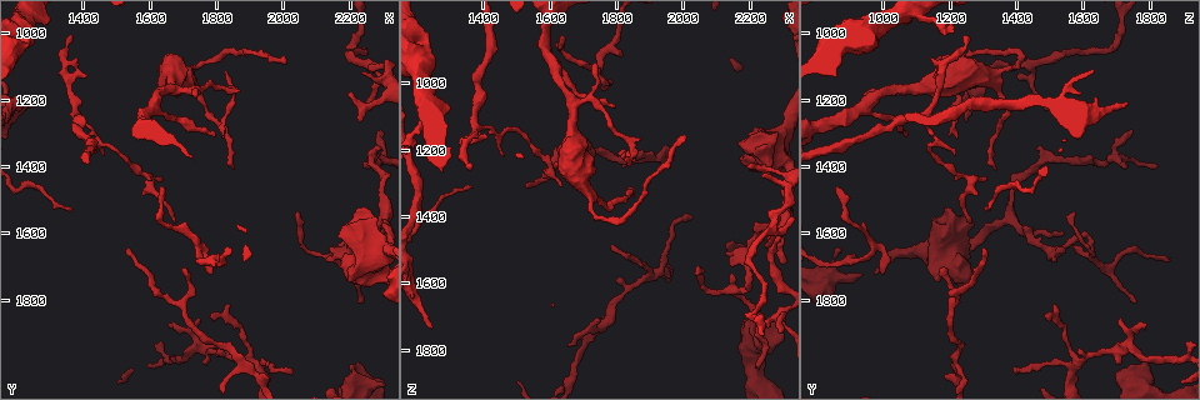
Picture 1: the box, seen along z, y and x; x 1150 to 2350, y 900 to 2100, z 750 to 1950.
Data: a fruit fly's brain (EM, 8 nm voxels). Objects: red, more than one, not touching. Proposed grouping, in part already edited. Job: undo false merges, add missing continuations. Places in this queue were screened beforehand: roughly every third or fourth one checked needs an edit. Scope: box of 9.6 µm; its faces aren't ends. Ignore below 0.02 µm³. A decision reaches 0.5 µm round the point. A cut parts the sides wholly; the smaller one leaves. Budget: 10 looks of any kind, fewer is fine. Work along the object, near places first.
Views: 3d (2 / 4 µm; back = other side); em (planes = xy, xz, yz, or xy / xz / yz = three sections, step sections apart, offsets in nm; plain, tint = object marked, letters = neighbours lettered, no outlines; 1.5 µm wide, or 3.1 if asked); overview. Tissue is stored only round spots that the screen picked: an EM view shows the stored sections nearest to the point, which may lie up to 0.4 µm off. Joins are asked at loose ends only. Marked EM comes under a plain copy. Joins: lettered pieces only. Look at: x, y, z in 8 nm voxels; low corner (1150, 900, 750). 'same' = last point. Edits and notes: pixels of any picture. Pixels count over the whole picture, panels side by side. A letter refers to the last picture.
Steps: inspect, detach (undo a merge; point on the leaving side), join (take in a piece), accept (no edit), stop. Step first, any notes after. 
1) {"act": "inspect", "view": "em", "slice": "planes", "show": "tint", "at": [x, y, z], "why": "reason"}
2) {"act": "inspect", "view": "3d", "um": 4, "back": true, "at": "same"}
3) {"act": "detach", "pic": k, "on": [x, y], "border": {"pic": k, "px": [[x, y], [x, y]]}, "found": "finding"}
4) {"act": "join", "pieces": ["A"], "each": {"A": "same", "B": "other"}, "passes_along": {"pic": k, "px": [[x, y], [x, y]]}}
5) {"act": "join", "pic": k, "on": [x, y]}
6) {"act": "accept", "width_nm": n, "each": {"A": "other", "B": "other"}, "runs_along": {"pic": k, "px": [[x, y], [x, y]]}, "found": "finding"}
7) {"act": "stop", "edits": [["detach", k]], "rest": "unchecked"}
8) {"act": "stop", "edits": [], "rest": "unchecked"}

{"act": "inspect", "view": "em", "slice": "planes", "show": "letters", "at": [1790, 1710, 1000], "why": "branch stops here"}

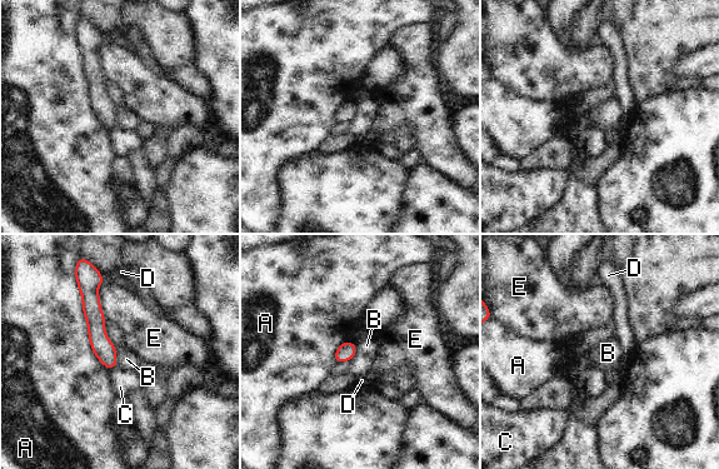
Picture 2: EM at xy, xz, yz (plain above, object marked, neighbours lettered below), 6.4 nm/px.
{"act": "accept", "longest_contact_nm": ["A", 650], "each": {"A": "other", "B": "other", "C": "other", "D": "other", "E": "other"}, "border": {"pic": 2, "px": [[355, 342], [355, 355], [349, 363]]}, "found": "none of them fits"}

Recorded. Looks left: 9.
{"act": "inspect", "view": "3d", "um": 2, "at": [2260, 1570, 1270], "why": "stops while still wide"}

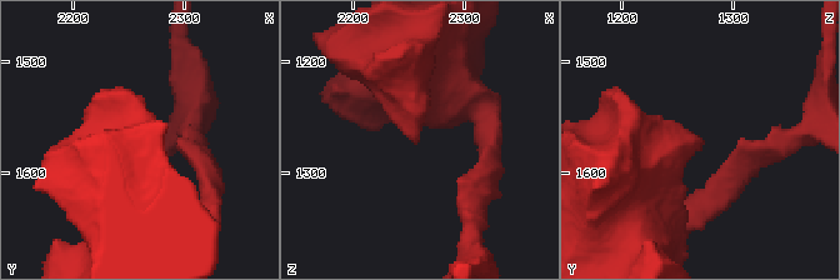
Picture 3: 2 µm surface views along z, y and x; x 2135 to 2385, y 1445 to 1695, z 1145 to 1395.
{"act": "inspect", "view": "em", "slice": "planes", "show": "letters", "at": [2256, 1568, 1270], "why": "shape alone is not enough"}

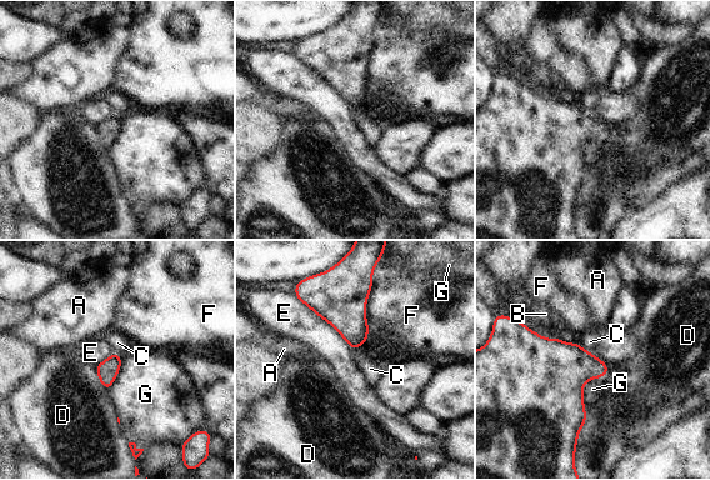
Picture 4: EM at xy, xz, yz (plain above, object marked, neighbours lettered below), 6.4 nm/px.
{"act": "accept", "each": {"A": "other", "B": "other", "C": "other", "D": "other", "E": "other", "F": "other", "G": "other"}, "found": "no lettered piece goes on from it"}

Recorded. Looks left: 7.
{"act": "inspect", "view": "3d", "um": 2, "at": [2230, 1390, 1730], "why": "an open end"}

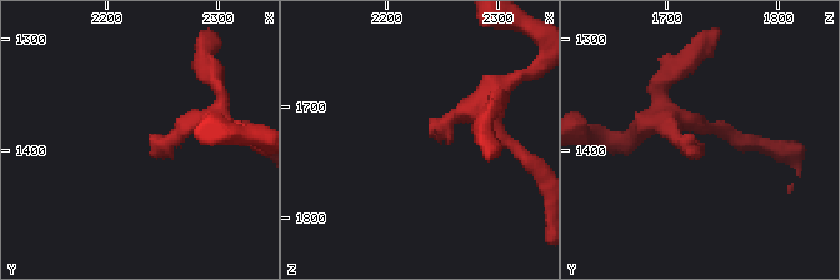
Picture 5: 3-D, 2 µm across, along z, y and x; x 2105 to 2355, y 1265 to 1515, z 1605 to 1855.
{"act": "inspect", "view": "em", "slice": "planes", "show": "letters", "at": [2238, 1390, 1724], "why": "now the EM"}

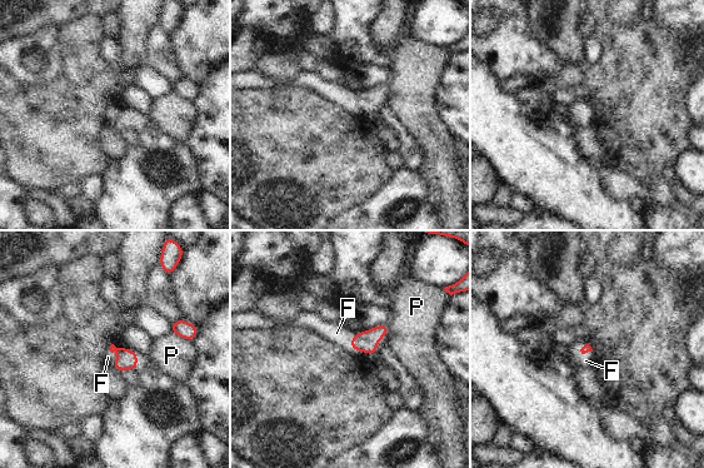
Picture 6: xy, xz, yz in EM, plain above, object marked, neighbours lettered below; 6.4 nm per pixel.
{"act": "join", "pieces": ["F"], "each": {"F": "same", "P": "other"}, "found": "it goes on there"}

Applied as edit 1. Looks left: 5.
{"act": "inspect", "view": "overview"}

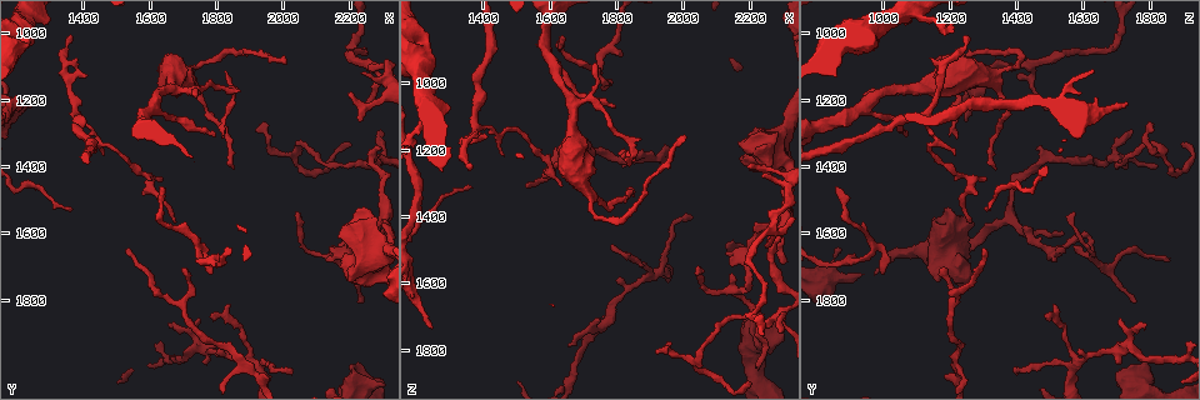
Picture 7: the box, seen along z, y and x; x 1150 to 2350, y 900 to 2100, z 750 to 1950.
{"act": "inspect", "view": "em", "slice": "planes", "show": "letters", "at": [2230, 1680, 1850], "why": "an open end"}

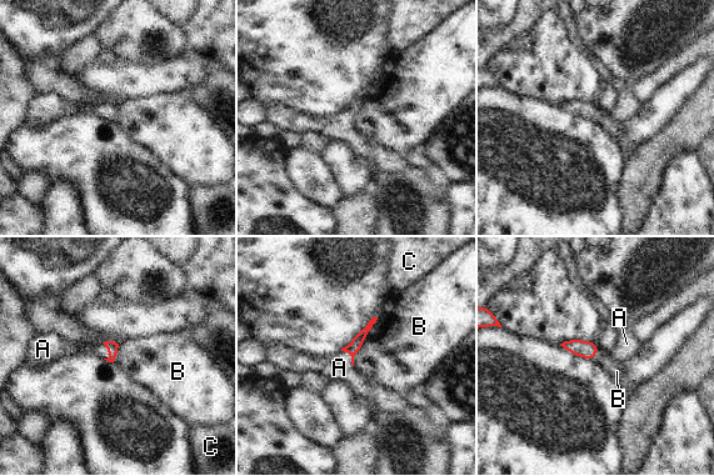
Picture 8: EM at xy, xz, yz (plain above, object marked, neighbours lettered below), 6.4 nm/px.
{"act": "join", "pieces": ["A"], "width_nm": 70, "longest_contact_nm": ["B", 360], "each": {"A": "same", "B": "other", "C": "other"}, "found": "the neuron continues"}

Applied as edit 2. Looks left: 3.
{"act": "stop", "edits": [["join", 6], ["join", 8]], "rest": "unchecked"}

